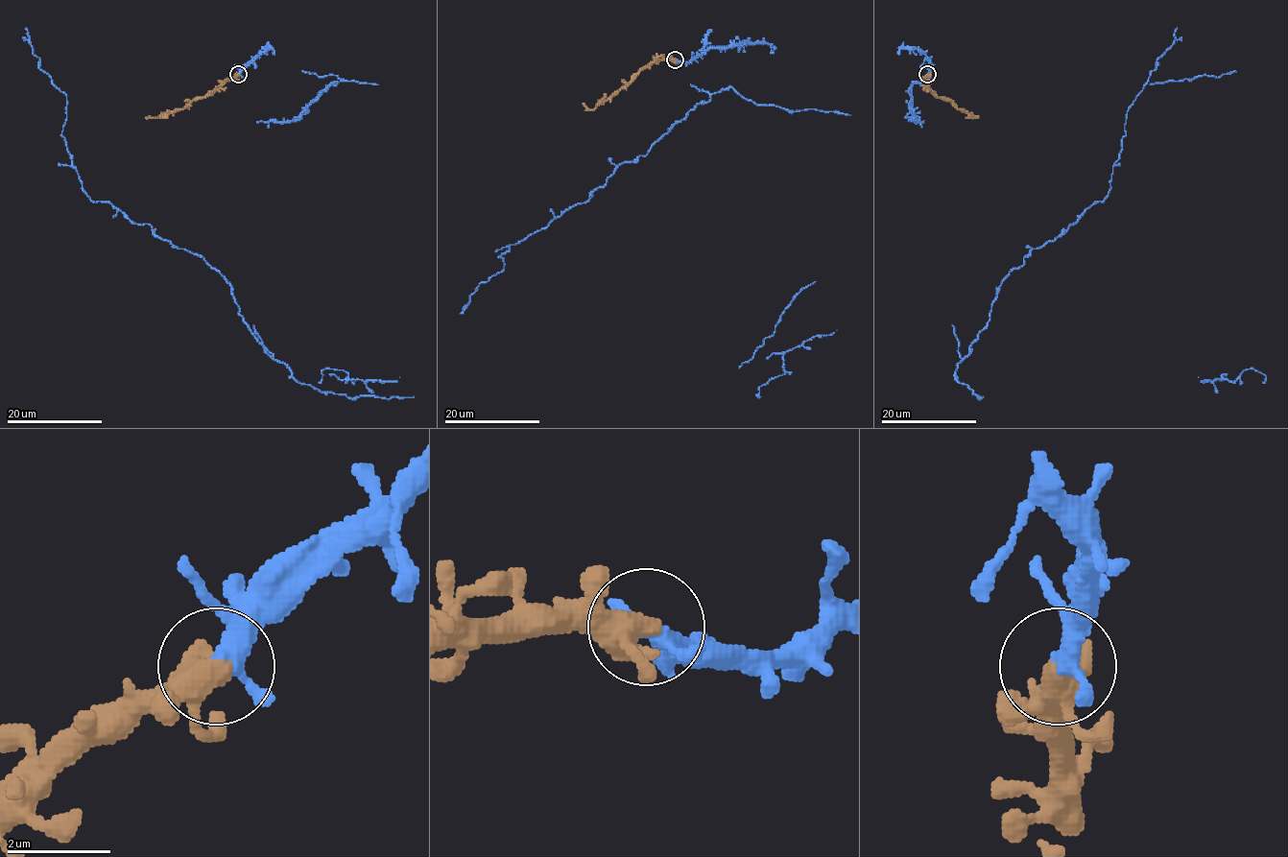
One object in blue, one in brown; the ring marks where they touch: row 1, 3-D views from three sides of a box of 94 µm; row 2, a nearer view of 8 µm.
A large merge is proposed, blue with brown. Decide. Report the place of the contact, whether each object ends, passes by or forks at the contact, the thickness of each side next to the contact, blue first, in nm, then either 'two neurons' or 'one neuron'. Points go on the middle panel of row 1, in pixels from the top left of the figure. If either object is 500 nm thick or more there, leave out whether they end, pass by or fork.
at (675, 59); blue forks there; brown passes by; 260 nm thick on the blue side, 480 nm on the other; one neuron

